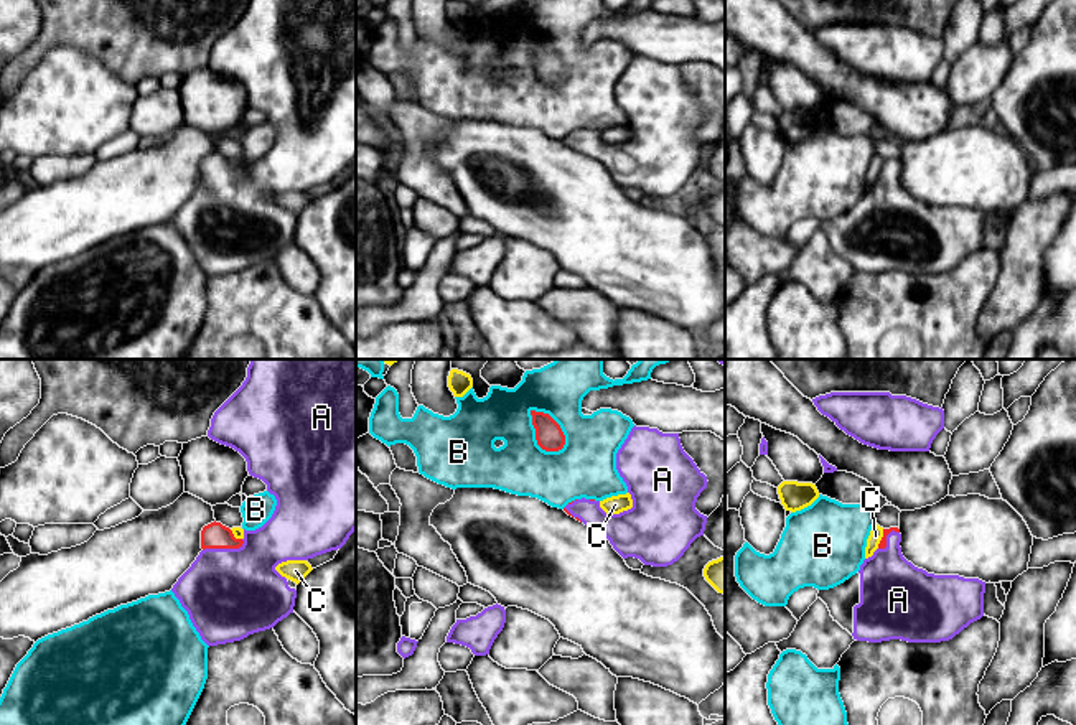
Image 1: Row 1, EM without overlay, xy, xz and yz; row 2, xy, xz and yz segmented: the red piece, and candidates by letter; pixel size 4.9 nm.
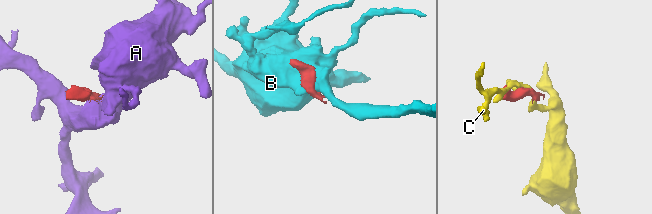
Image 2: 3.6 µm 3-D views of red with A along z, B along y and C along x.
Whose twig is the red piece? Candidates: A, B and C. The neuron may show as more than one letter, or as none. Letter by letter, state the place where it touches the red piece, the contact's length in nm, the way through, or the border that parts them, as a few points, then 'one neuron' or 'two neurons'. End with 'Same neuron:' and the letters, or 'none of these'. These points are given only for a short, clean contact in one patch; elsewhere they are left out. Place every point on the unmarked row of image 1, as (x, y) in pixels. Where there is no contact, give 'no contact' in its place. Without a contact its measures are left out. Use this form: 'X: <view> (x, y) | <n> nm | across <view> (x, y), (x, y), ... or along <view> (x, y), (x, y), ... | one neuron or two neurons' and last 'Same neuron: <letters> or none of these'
A: xy (223, 178) | 220 nm | across xy (213, 167), (223, 178), (229, 205), (229, 224) | one neuron
B: xz (557, 55) | 260 nm | two neurons
C: yz (882, 170) | 100 nm | two neurons
Same neuron: A

